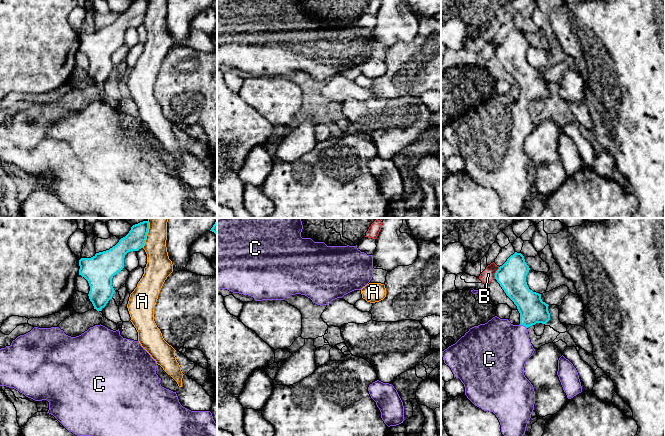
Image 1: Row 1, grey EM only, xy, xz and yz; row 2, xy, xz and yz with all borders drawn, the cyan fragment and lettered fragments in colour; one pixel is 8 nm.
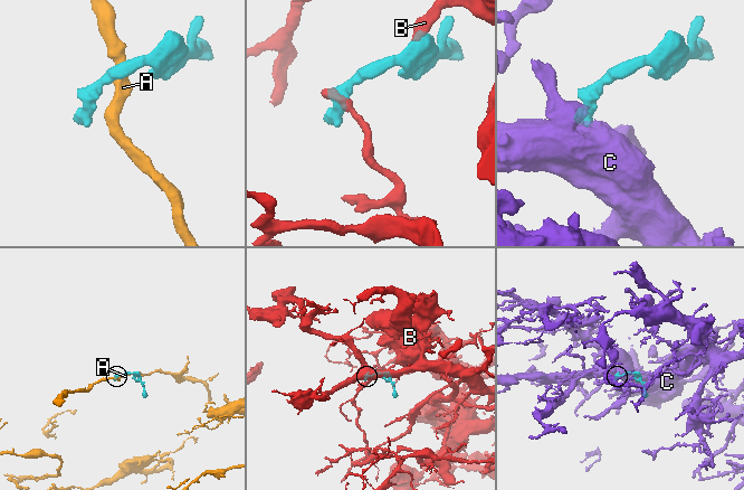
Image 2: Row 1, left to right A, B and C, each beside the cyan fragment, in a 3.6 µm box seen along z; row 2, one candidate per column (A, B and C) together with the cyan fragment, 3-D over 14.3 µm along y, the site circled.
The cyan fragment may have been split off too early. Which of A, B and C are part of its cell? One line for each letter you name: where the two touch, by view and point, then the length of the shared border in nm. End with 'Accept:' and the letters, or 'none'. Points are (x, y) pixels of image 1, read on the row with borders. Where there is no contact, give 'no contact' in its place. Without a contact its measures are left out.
C: yz (523, 325) | 70 nm
Accept: C

